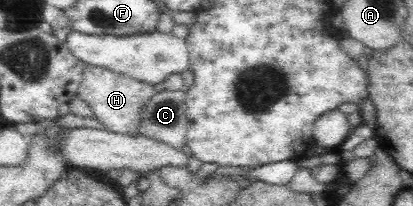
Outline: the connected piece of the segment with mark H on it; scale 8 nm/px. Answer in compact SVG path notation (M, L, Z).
M87 64L83 73L83 81L81 81L79 87L78 97L91 107L94 114L93 119L101 122L105 126L105 131L137 137L137 135L141 135L137 130L137 127L139 127L138 113L155 93L157 92L153 85L137 81L133 77L114 73L103 67Z

